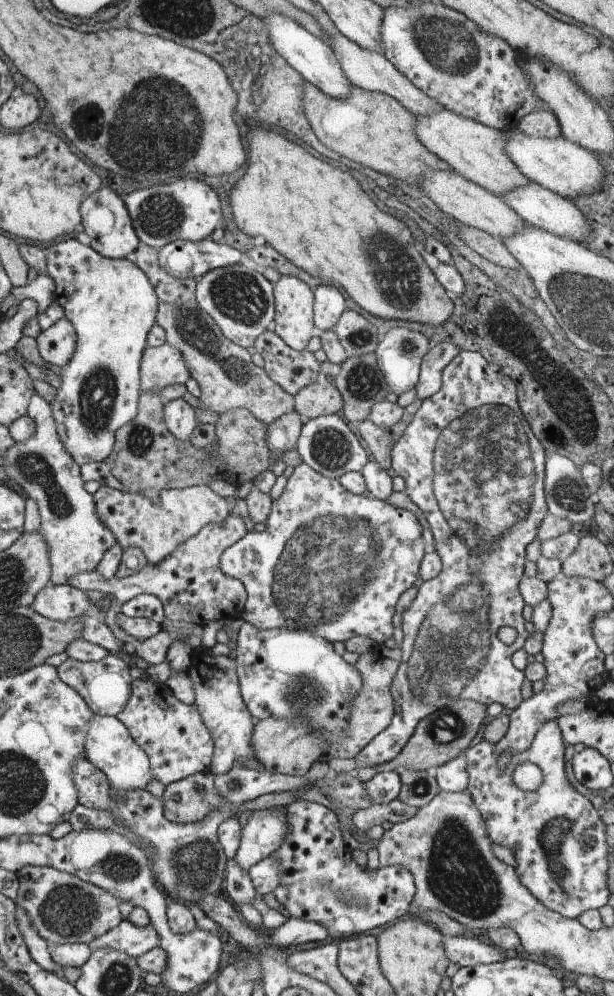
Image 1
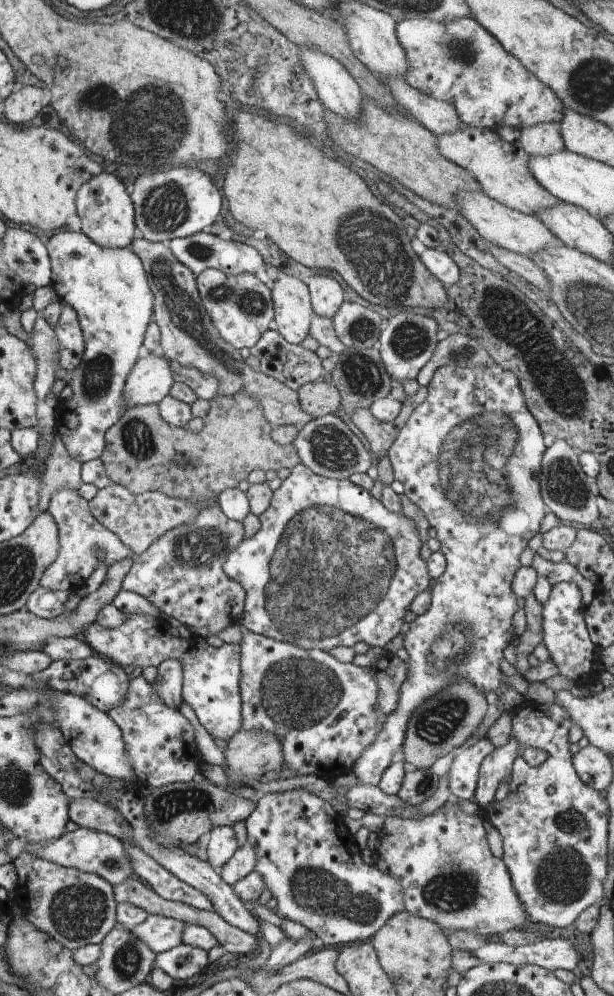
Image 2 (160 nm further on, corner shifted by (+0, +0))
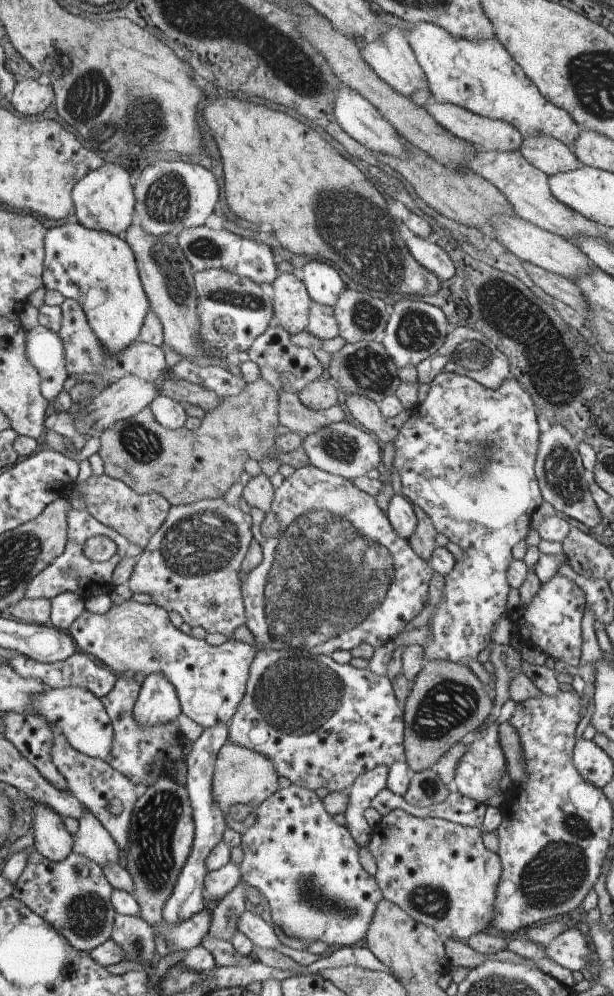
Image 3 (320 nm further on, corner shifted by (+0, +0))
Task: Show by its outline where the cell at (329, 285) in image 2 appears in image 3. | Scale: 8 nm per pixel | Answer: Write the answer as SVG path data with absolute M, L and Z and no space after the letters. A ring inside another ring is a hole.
M322 259L310 260L299 273L306 283L306 288L309 288L310 296L313 296L317 303L333 307L345 289L344 282L336 269Z

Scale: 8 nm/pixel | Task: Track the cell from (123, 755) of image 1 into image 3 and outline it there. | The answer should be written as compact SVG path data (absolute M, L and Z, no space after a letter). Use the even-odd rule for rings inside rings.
M64 687L50 689L41 695L35 695L33 707L38 714L56 723L67 736L67 741L80 752L91 757L106 760L112 748L114 727L110 717L95 694L82 687Z

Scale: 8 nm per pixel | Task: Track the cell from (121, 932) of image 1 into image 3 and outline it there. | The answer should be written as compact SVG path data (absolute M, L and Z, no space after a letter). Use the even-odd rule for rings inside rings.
M207 907L184 922L169 925L162 920L153 928L155 934L163 936L164 942L170 950L191 949L202 944L205 936L209 934L209 927L212 925L211 914L211 907Z

